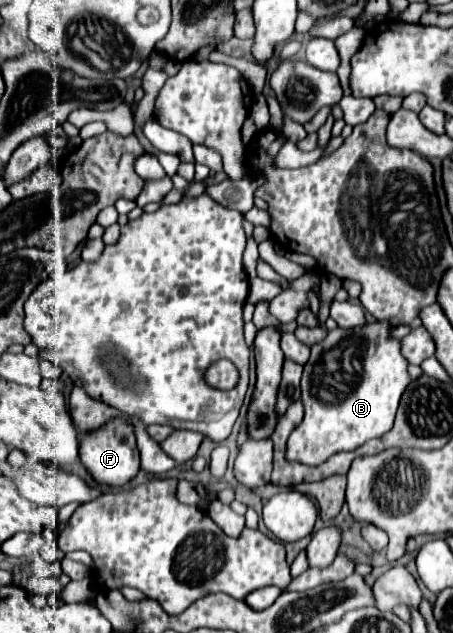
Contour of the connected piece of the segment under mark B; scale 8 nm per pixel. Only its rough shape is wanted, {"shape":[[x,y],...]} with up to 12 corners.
{"shape":[[390,321],[332,329],[304,365],[286,457],[354,451],[410,385]]}

